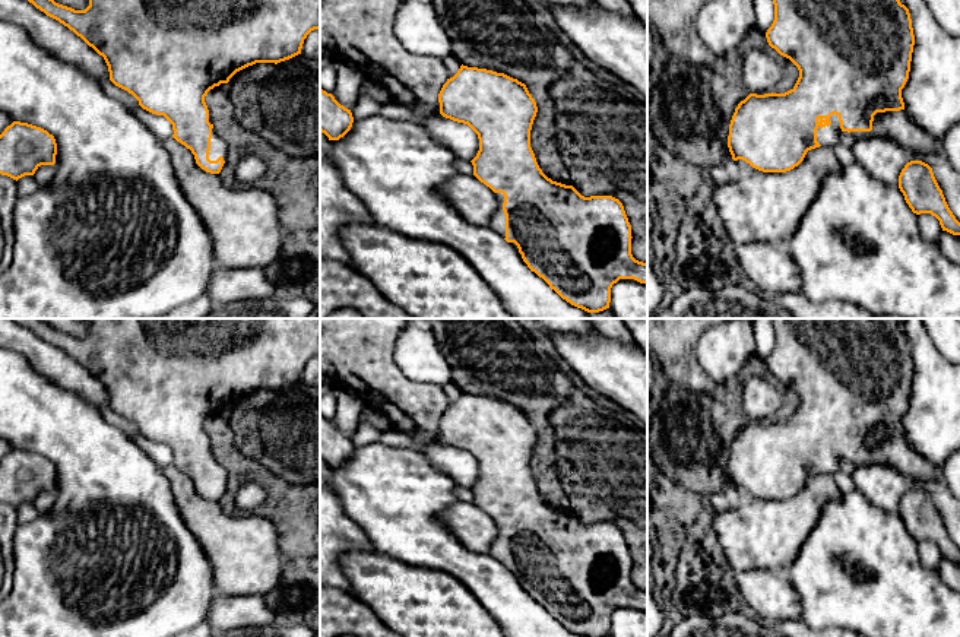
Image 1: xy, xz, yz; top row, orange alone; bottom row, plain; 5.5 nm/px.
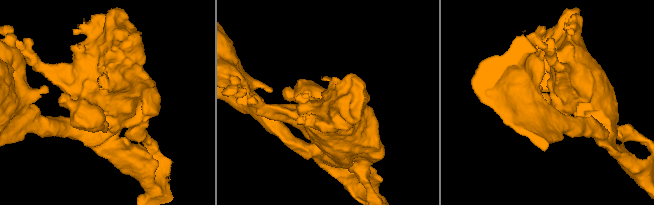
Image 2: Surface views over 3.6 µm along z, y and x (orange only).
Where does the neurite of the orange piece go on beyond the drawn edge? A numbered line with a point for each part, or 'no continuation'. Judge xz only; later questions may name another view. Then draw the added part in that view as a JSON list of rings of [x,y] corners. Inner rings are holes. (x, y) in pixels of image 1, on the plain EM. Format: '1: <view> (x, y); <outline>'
1: xz (497, 551); [[[495,520],[498,535],[489,548],[489,555],[497,560],[500,564],[506,565],[506,542],[503,538],[504,522]]]

